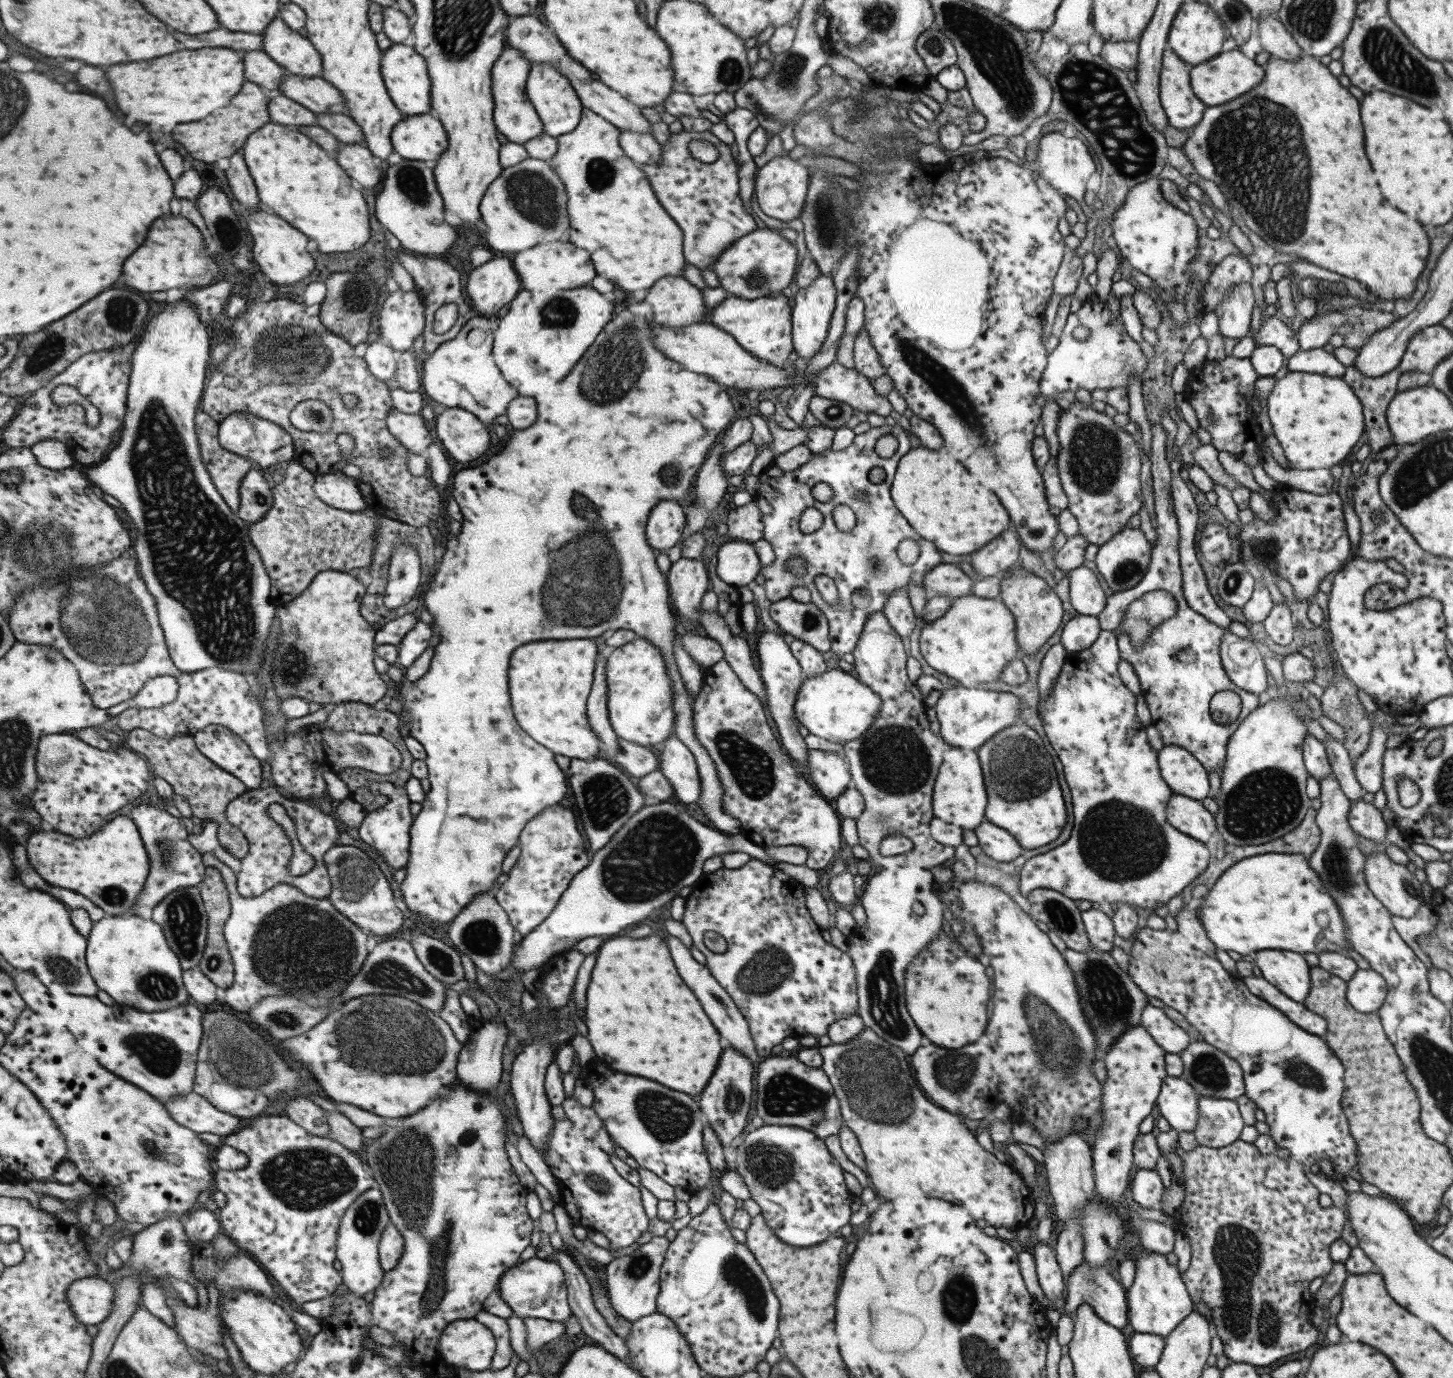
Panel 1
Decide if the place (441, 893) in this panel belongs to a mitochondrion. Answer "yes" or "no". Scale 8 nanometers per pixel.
no

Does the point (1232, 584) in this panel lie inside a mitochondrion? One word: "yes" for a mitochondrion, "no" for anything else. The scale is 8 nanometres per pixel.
yes

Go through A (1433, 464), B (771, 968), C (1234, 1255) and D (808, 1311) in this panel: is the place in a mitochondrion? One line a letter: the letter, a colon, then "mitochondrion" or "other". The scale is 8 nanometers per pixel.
A: mitochondrion
B: mitochondrion
C: mitochondrion
D: other

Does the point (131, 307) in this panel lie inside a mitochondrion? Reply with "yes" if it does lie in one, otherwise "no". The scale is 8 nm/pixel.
yes

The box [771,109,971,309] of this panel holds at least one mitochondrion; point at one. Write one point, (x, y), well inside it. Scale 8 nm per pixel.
(827, 219)

